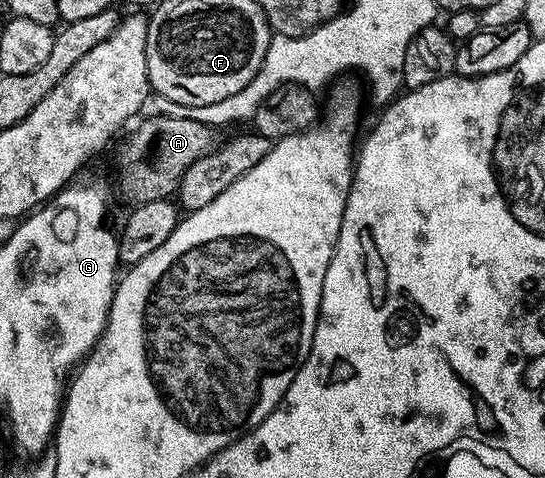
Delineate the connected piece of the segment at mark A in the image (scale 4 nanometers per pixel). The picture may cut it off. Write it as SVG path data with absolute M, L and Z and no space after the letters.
M153 116L142 122L130 134L126 142L126 158L118 162L118 174L122 179L118 186L126 193L130 204L169 199L177 191L180 180L196 160L213 154L220 145L219 131L187 118Z

